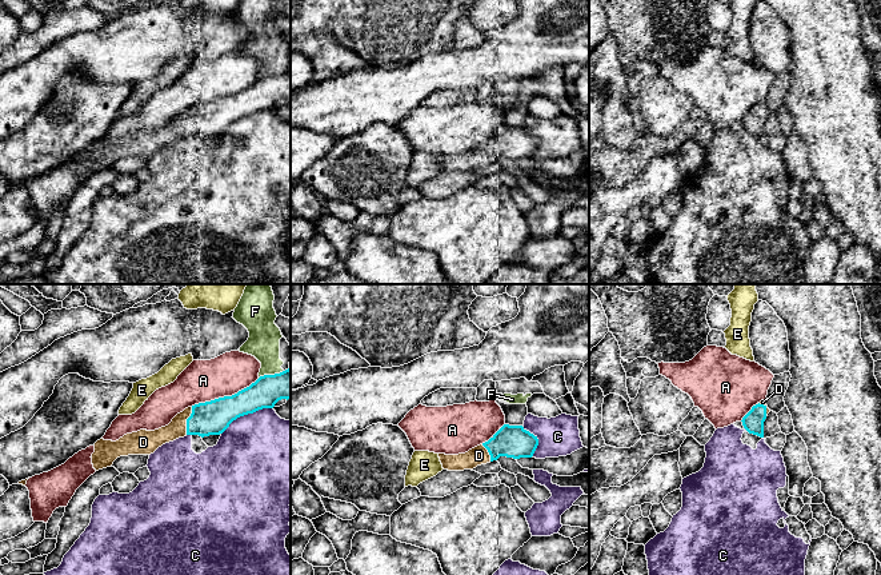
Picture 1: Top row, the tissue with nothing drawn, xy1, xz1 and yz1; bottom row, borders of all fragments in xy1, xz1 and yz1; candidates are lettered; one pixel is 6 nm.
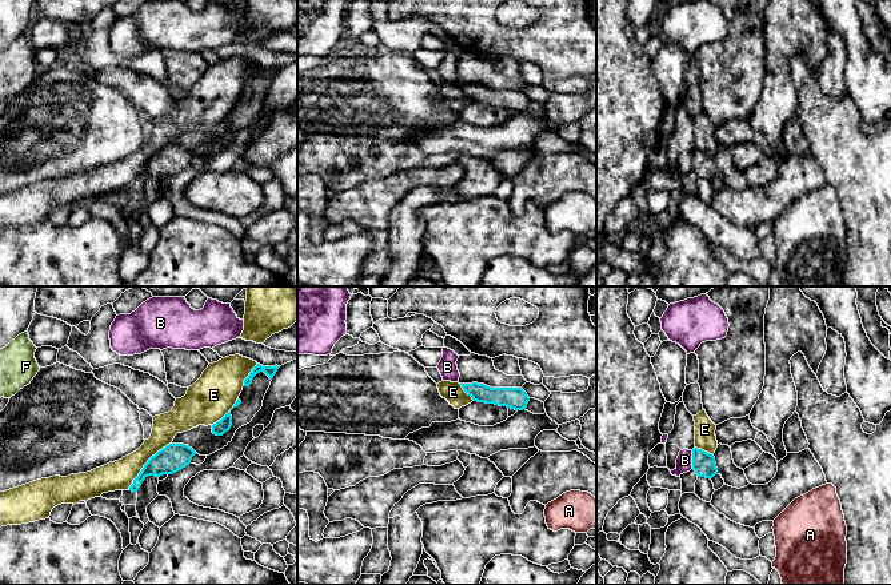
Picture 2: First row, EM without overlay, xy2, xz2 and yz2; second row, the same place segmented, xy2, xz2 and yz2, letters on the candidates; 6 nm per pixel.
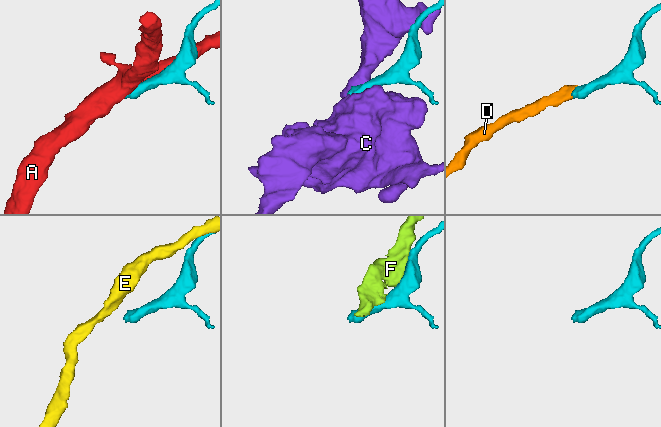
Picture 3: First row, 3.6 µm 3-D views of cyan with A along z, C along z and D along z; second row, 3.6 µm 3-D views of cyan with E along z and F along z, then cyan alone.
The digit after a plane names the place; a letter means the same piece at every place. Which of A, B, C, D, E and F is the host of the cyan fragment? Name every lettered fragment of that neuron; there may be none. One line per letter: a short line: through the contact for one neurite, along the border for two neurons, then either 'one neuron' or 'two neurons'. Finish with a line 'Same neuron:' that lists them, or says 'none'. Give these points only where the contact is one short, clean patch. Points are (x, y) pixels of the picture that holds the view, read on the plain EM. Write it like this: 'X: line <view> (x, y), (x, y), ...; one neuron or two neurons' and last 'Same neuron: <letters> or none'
A: two neurons
B: two neurons
C: two neurons
D: one neuron
E: two neurons
F: two neurons
Same neuron: D

